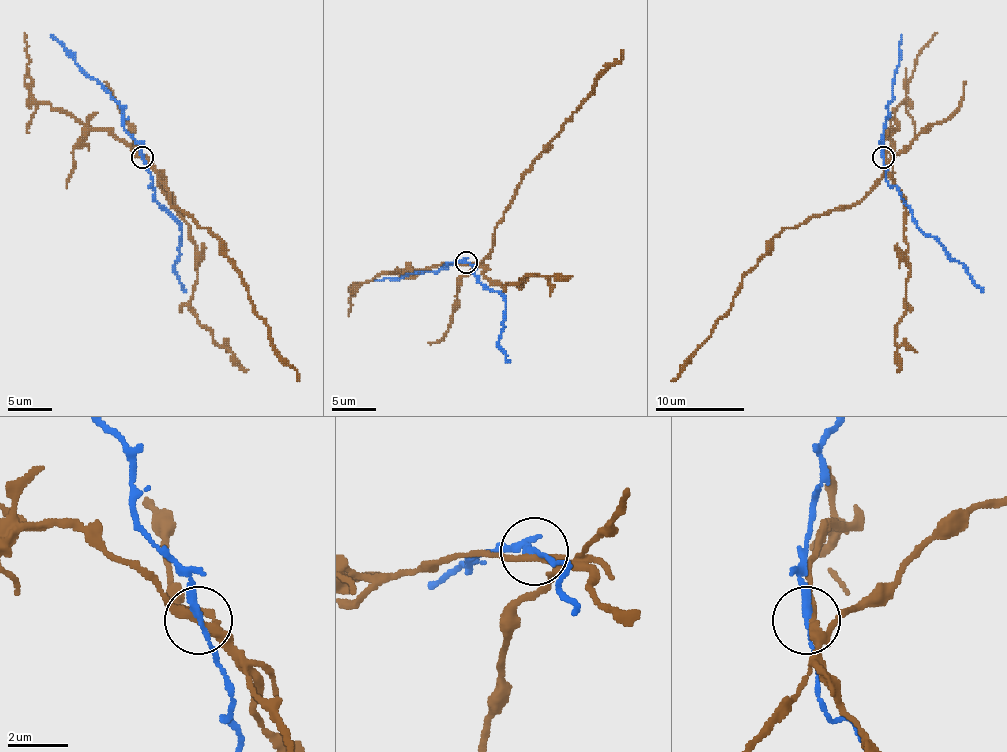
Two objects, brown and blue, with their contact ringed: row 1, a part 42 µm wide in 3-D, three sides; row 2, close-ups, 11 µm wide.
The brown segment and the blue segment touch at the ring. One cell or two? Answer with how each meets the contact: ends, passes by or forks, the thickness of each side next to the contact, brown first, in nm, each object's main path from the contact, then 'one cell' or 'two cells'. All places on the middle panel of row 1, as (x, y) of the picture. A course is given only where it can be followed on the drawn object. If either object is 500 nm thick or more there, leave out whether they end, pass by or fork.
brown forks; blue passes by; calibres 220 and 200 nm; course brown (466, 262), (477, 265), (490, 251), (514, 189), (532, 161), (621, 59), (623, 50); course blue (466, 262), (474, 265), (474, 274), (481, 282), (503, 296), (505, 320), (499, 342), (510, 362); two cells

